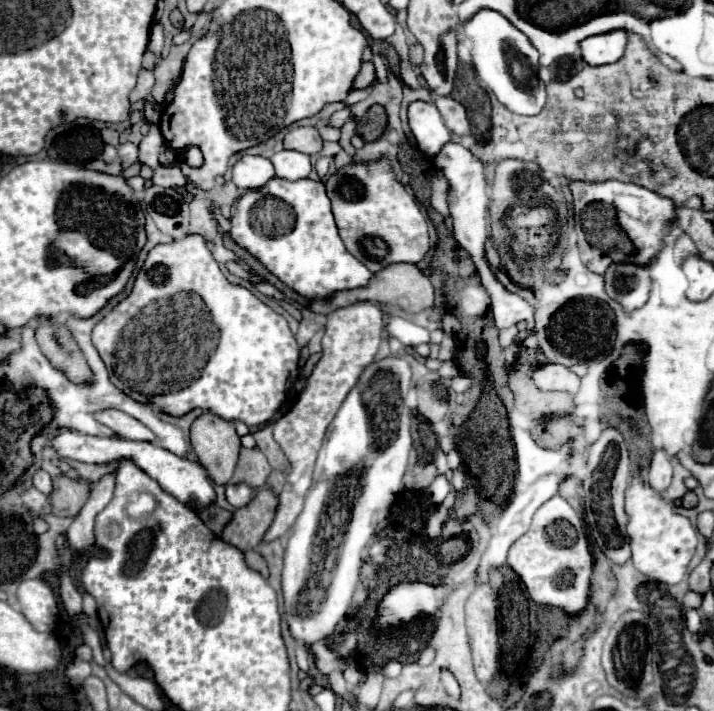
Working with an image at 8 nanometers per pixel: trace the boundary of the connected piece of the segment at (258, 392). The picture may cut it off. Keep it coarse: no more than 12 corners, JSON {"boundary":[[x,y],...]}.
{"boundary":[[197,234],[149,252],[93,328],[111,382],[171,416],[267,424],[287,320]]}

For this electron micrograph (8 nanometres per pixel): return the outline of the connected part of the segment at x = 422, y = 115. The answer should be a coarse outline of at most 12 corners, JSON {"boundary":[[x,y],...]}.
{"boundary":[[431,102],[409,106],[421,152],[435,156],[451,132]]}

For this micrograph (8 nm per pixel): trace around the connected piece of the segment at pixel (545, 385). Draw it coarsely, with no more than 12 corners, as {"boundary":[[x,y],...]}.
{"boundary":[[559,364],[541,366],[533,380],[541,390],[575,394],[579,376]]}

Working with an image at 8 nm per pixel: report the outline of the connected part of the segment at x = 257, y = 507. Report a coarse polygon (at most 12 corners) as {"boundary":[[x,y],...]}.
{"boundary":[[261,488],[249,506],[235,510],[221,538],[255,548],[271,526],[277,494]]}

